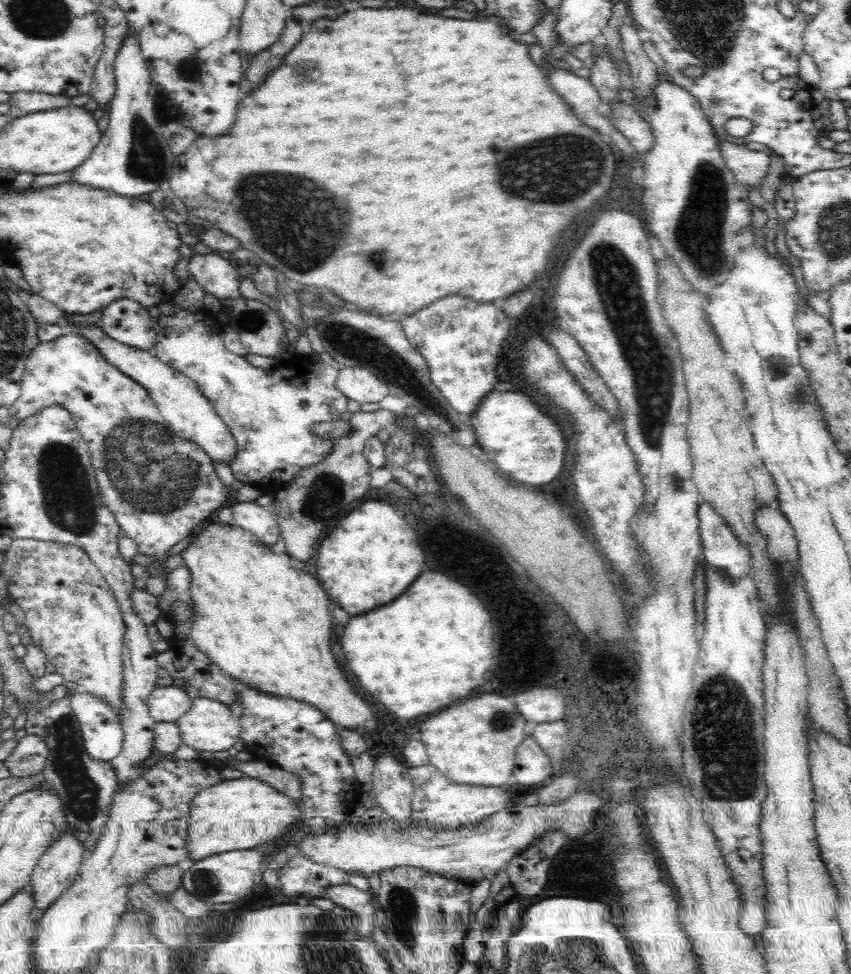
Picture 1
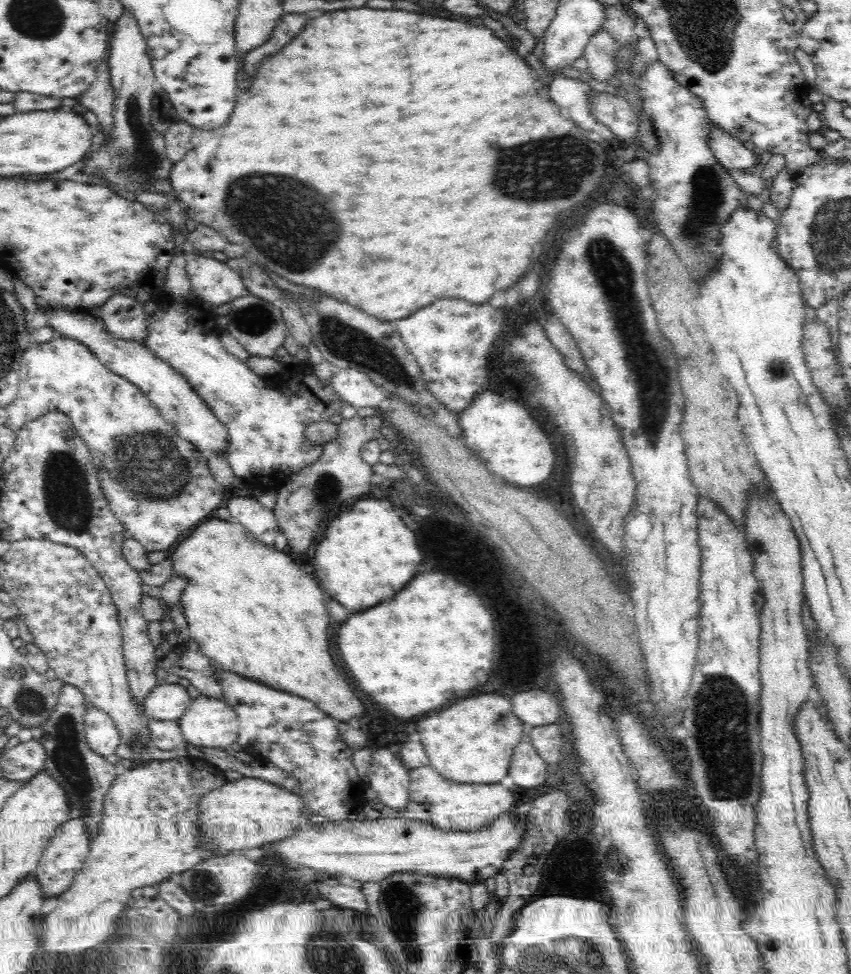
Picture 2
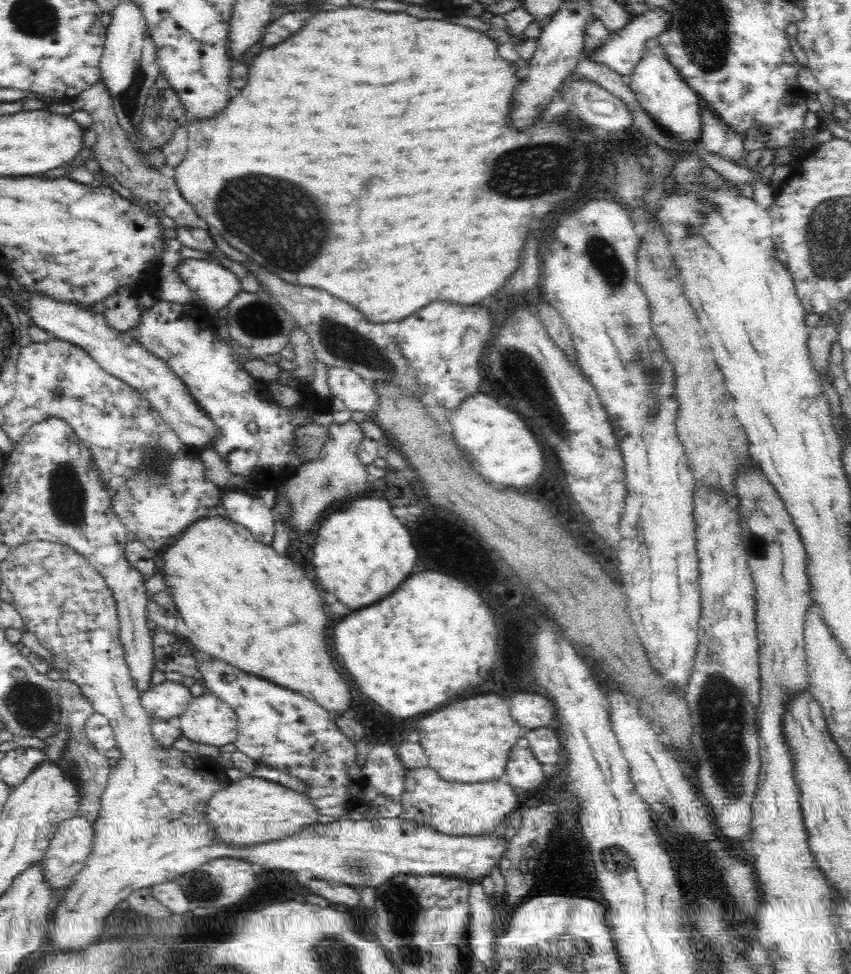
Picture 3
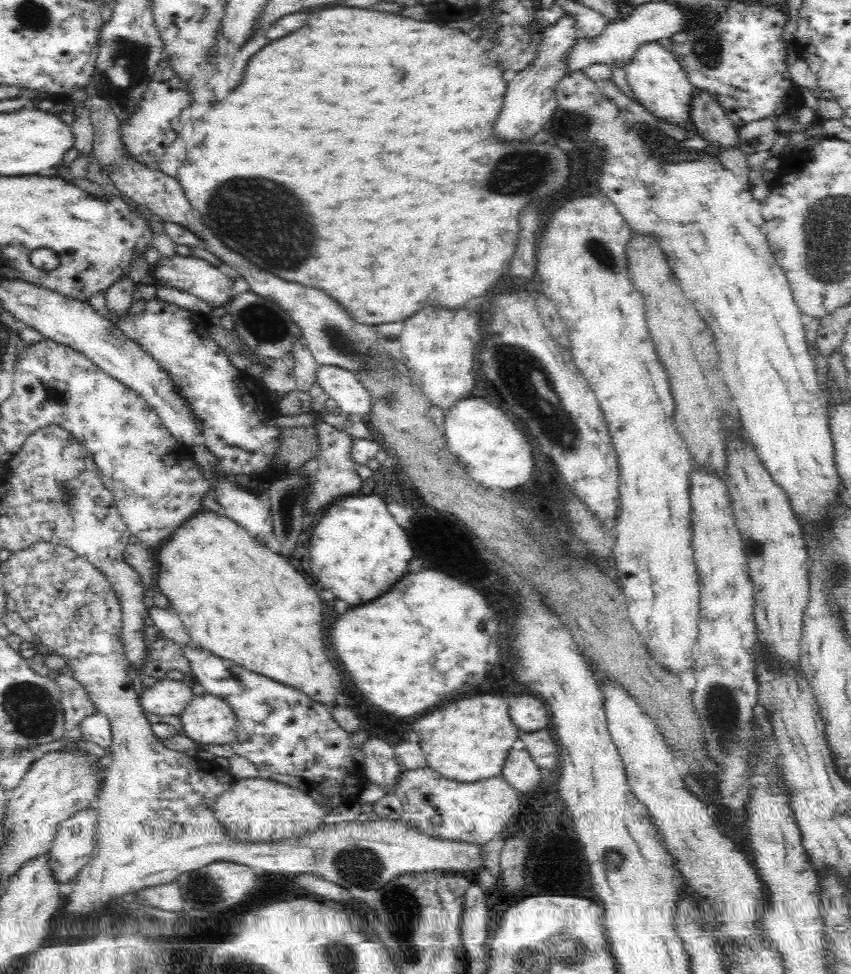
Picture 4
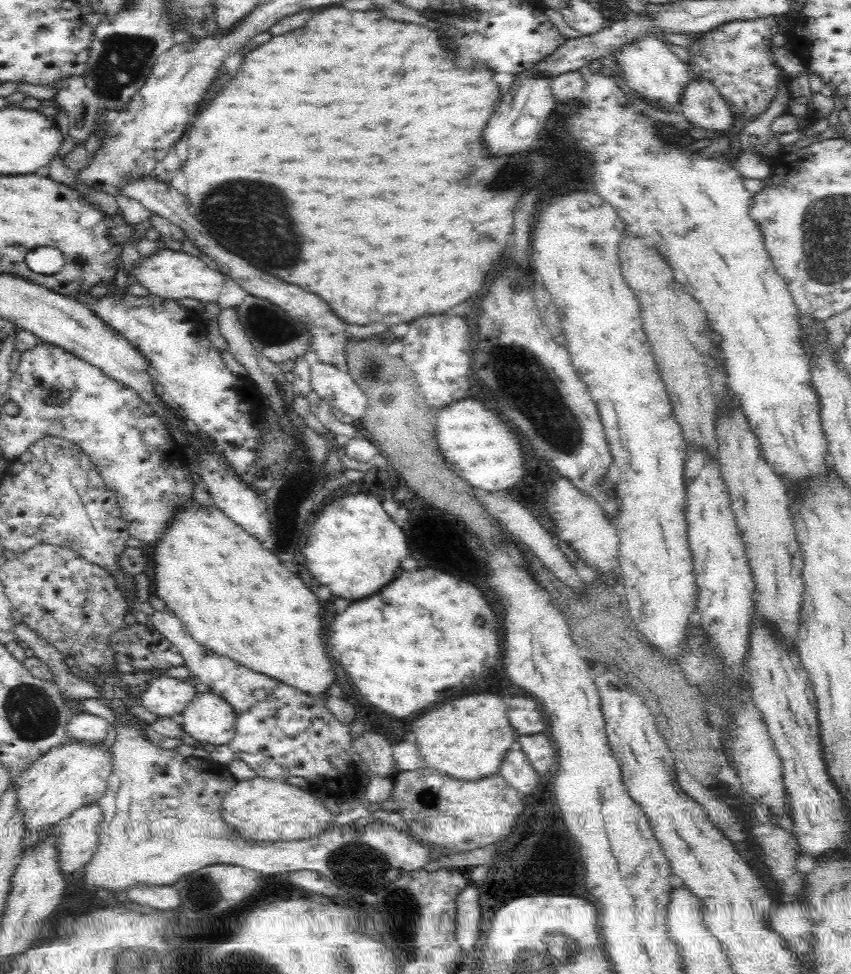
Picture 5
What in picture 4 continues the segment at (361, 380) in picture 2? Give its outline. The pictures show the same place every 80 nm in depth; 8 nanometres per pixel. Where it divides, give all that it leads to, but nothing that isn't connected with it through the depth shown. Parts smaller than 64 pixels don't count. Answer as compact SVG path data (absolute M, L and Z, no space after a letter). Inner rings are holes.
M320 365L316 371L316 382L328 396L330 404L339 406L342 413L363 418L370 412L370 393L352 371L339 366Z

